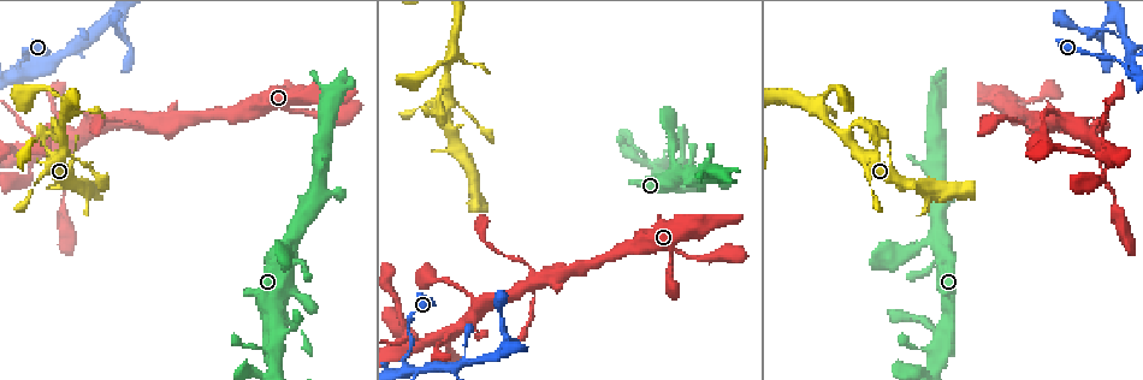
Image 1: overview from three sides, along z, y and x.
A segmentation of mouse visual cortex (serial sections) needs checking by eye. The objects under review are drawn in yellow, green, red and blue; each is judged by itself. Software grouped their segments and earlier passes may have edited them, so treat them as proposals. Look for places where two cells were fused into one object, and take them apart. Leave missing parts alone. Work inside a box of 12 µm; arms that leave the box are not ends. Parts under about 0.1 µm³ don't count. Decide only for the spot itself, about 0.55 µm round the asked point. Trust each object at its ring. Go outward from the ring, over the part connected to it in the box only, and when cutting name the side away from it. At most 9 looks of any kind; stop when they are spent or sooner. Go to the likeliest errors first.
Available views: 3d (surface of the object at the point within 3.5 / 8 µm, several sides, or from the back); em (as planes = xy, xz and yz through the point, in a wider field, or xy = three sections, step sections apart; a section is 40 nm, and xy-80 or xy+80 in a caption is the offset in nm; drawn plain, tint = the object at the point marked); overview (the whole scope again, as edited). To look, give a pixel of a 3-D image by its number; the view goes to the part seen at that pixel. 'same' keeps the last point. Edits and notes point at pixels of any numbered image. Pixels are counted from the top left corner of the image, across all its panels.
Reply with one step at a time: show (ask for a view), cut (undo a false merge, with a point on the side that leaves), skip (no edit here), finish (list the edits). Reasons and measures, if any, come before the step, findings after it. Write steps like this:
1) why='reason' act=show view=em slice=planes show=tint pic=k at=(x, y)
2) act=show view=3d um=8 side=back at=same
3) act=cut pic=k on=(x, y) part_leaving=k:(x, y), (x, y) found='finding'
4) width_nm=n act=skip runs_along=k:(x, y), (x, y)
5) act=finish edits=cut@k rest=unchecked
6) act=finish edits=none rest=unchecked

why='abrupt turn' act=show view=3d um=8 pic=1 at=(405, 362)

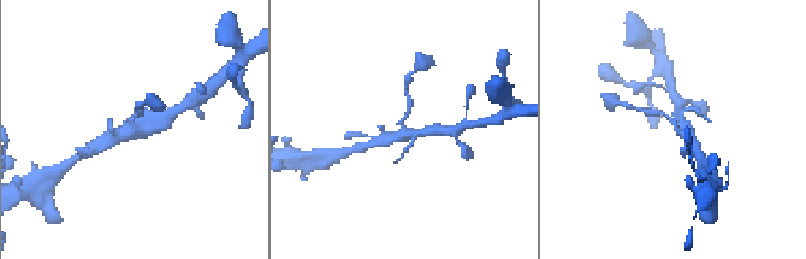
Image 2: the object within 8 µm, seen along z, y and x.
arms=4 arm_widths_nm=150,200,300,300 why='need the tissue' act=show view=em slice=xy step=2 show=tint pic=2 at=(133, 123)

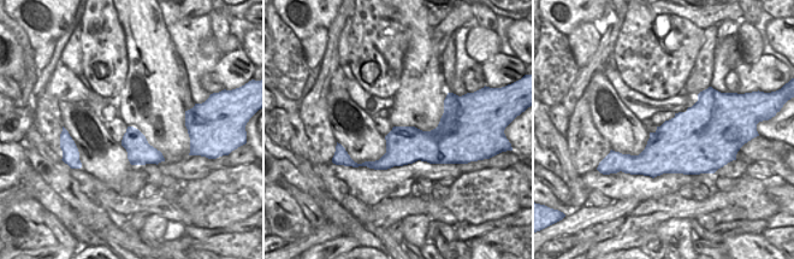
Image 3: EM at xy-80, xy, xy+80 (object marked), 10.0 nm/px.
act=skip runs_along=2:(409, 98), (402, 128), (428, 130) found='continuous, no second cell'

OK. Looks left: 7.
why='abrupt turn' act=show view=3d um=3.5 side=back pic=1 at=(877, 144)

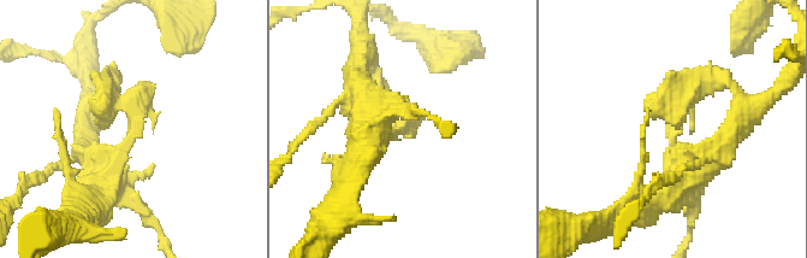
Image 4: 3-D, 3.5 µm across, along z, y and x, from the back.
why='need the tissue' act=show view=em slice=xy step=3 show=tint pic=4 at=(133, 124)

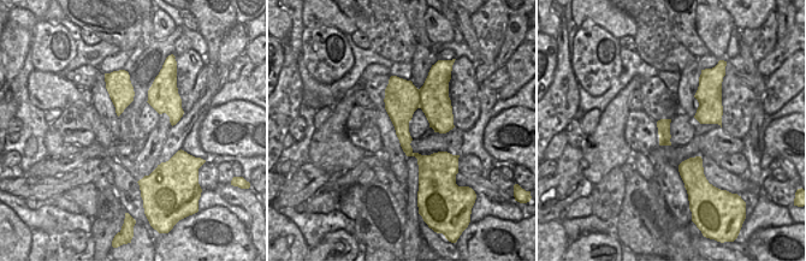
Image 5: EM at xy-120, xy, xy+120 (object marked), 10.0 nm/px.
act=skip runs_along=5:(393, 78), (421, 176) found='continuous, no second cell'

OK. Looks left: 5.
why='sharp bend' act=show view=3d um=3.5 pic=1 at=(407, 343)

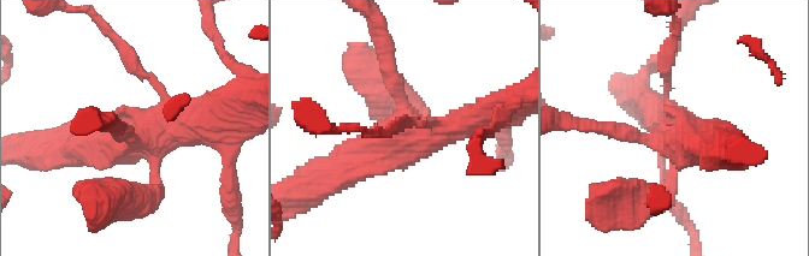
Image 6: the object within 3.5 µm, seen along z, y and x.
act=show view=em slice=xy step=2 show=tint pic=6 at=(134, 138)

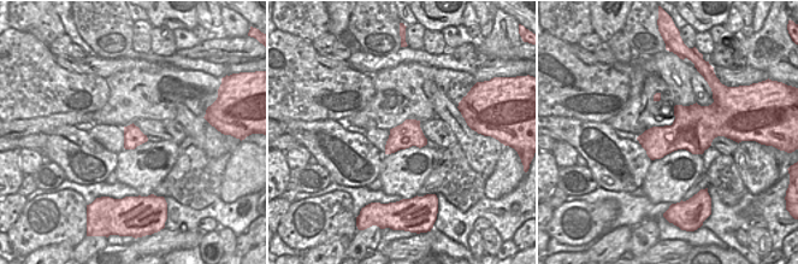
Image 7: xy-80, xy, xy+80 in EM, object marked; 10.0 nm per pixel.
act=skip runs_along=6:(217, 118), (158, 125), (154, 191), (136, 198) found='one cell here'

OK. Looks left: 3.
why='three arms meet' act=show view=3d um=8 side=back pic=1 at=(448, 59)

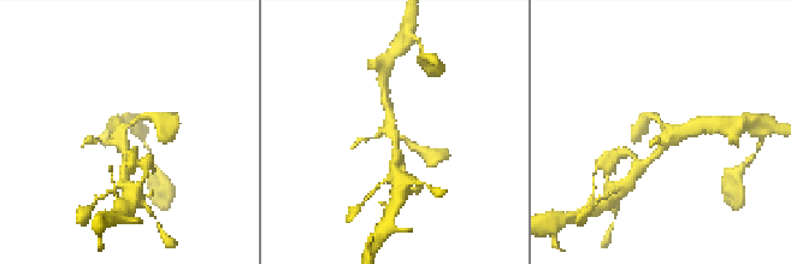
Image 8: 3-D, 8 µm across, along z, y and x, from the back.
act=show view=3d um=3.5 pic=8 at=(667, 141)

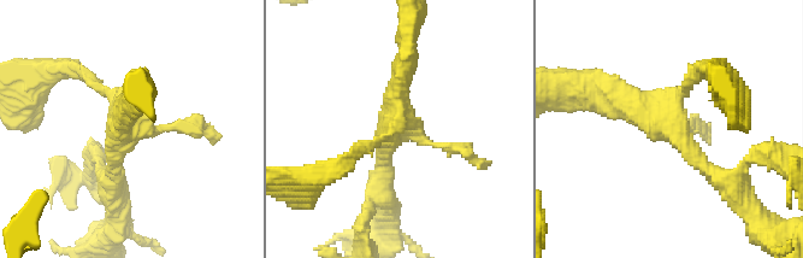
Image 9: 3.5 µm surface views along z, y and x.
act=show view=em slice=xy step=1 show=tint pic=9 at=(678, 125)

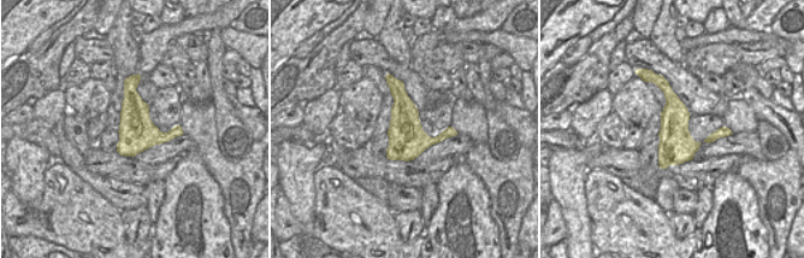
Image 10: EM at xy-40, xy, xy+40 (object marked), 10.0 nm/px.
act=skip runs_along=9:(113, 186), (118, 104), (77, 70) found='one cell here'

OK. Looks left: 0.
act=finish edits=none rest=unchecked

